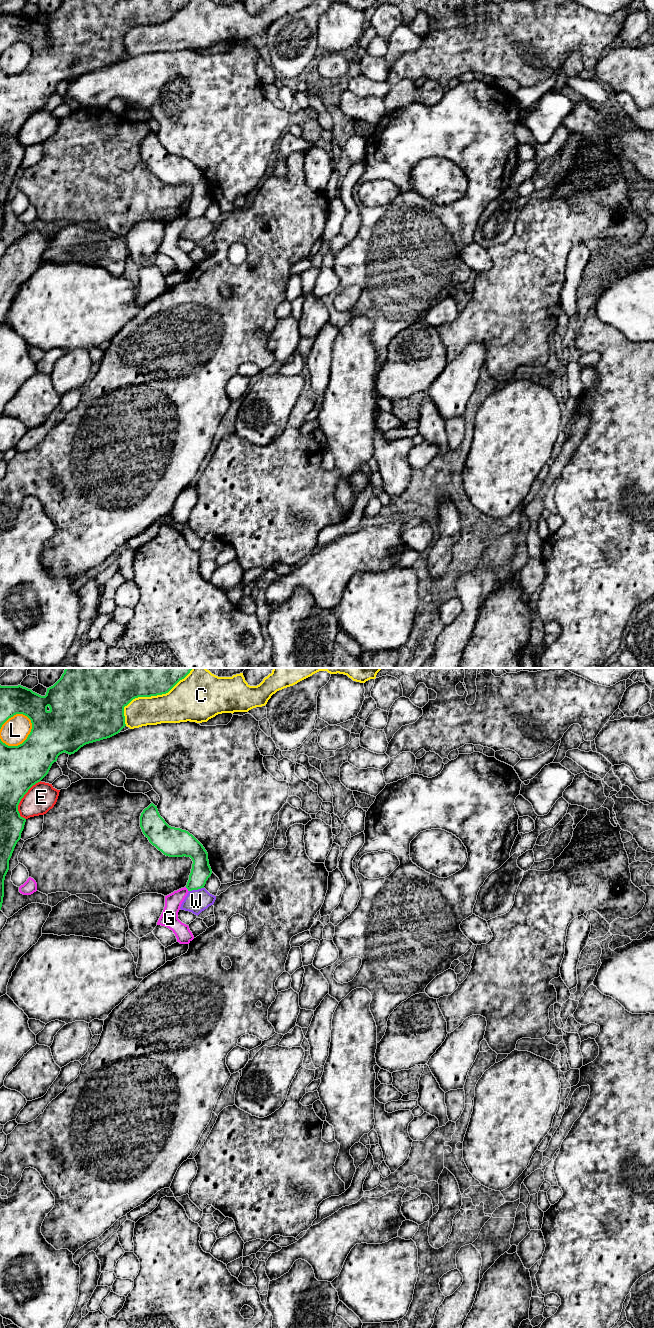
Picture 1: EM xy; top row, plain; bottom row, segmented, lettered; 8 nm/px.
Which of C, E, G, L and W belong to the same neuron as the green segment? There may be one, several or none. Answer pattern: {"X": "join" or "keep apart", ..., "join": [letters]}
{"C": "keep apart", "E": "keep apart", "G": "keep apart", "L": "keep apart", "W": "keep apart", "join": []}

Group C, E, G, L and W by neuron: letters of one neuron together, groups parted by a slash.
C / E / G / L / W

